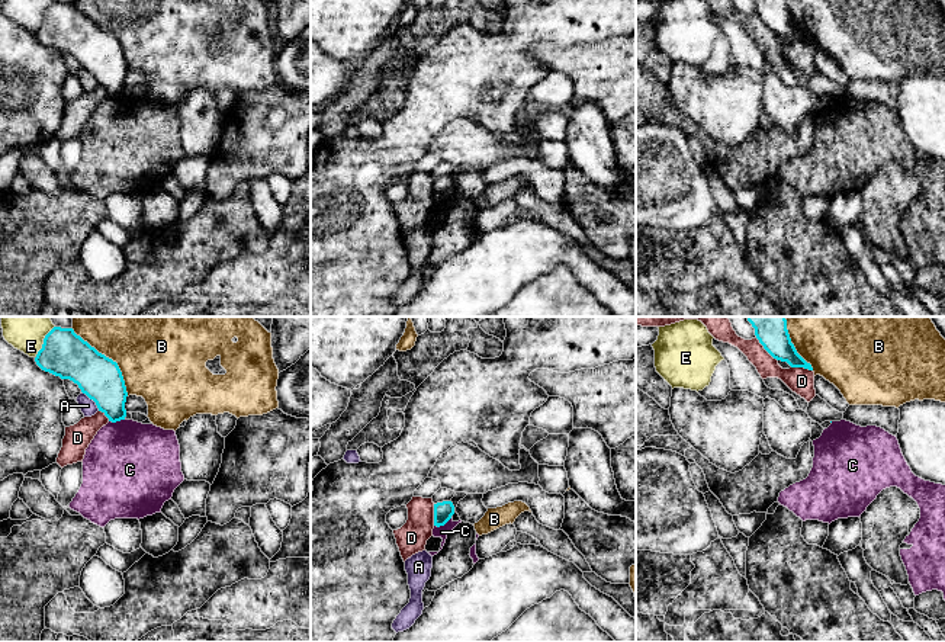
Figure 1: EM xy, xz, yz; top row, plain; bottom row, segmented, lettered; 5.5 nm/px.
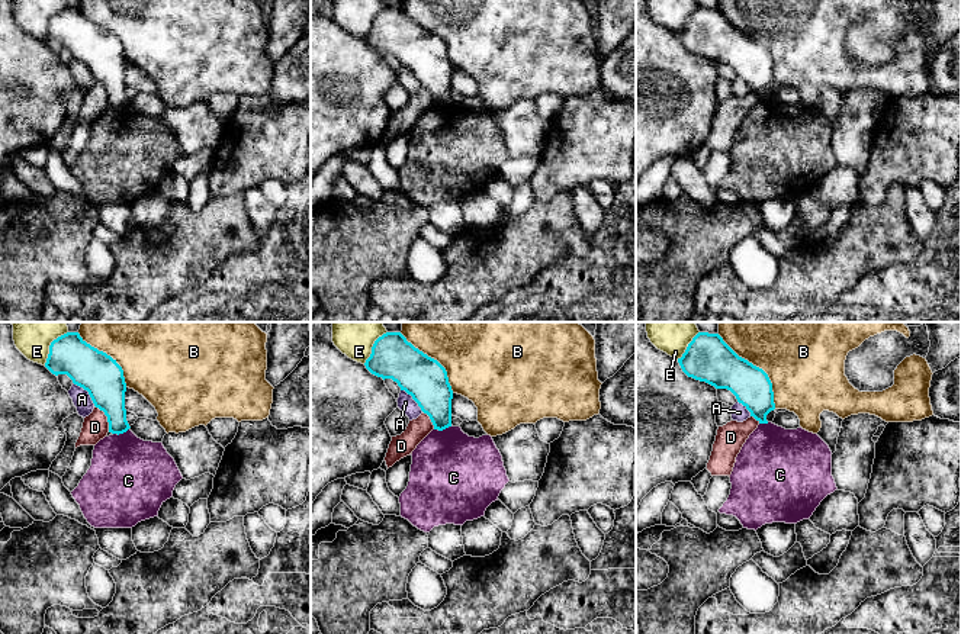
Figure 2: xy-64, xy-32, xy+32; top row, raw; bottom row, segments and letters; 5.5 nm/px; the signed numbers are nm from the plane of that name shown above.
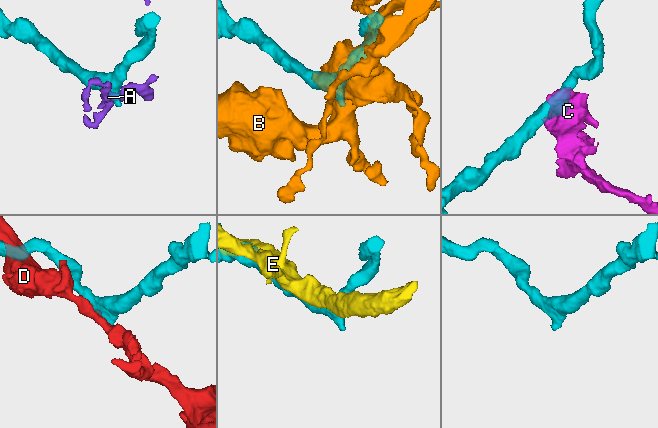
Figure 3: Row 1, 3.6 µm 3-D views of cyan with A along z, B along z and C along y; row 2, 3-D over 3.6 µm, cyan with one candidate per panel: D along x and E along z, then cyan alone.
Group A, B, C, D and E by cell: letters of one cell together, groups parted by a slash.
A / B / C / D / E

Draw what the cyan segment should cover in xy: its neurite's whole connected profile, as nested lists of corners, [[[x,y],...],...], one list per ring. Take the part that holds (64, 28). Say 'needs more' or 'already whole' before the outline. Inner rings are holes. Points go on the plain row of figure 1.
already whole; [[[54,1],[35,36],[42,45],[77,58],[109,96],[125,94],[128,67],[118,38],[99,28],[73,3]]]

